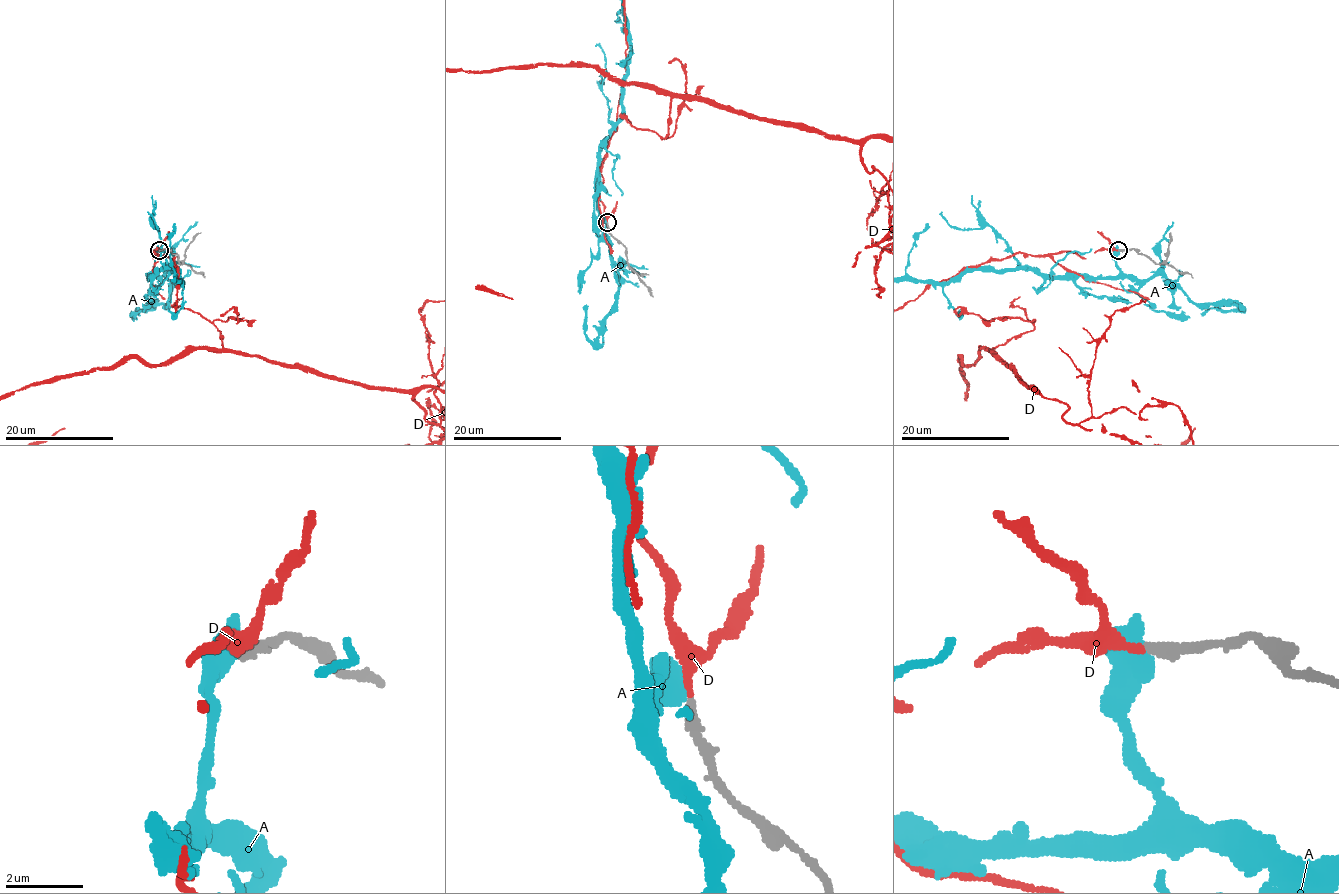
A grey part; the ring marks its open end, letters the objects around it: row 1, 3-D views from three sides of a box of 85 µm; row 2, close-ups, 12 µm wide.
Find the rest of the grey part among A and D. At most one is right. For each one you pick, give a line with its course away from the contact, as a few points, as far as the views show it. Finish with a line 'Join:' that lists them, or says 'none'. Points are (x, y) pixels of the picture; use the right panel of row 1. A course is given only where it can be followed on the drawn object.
Join: D

